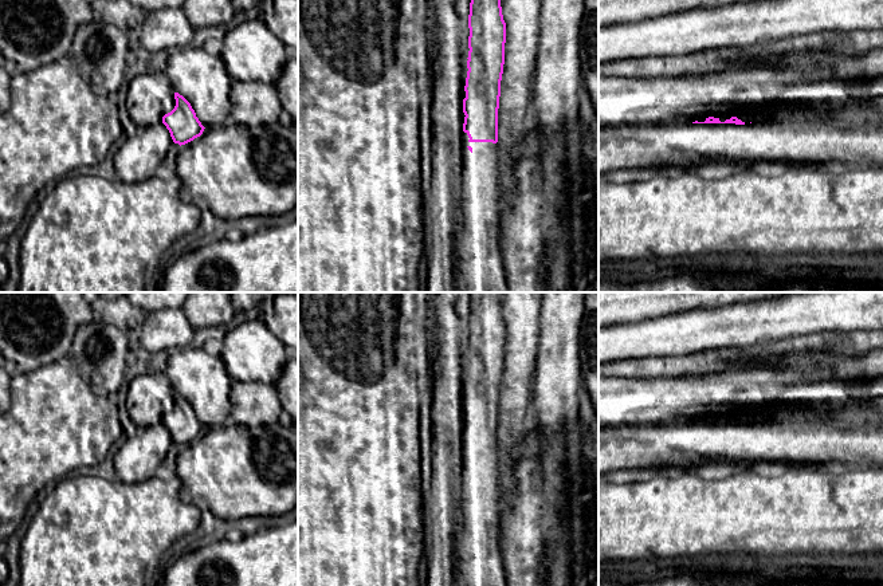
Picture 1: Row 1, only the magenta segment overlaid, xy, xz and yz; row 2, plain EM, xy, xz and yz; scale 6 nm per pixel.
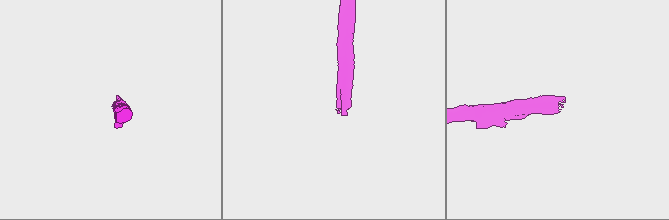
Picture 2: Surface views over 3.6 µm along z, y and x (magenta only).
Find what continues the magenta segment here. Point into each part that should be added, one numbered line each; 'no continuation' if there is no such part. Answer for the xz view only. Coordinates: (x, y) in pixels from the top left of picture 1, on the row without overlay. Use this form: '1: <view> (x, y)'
1: xz (481, 563)

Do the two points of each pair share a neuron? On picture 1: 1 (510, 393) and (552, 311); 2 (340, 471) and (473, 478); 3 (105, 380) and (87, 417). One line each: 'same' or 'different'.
1: different
2: different
3: different

